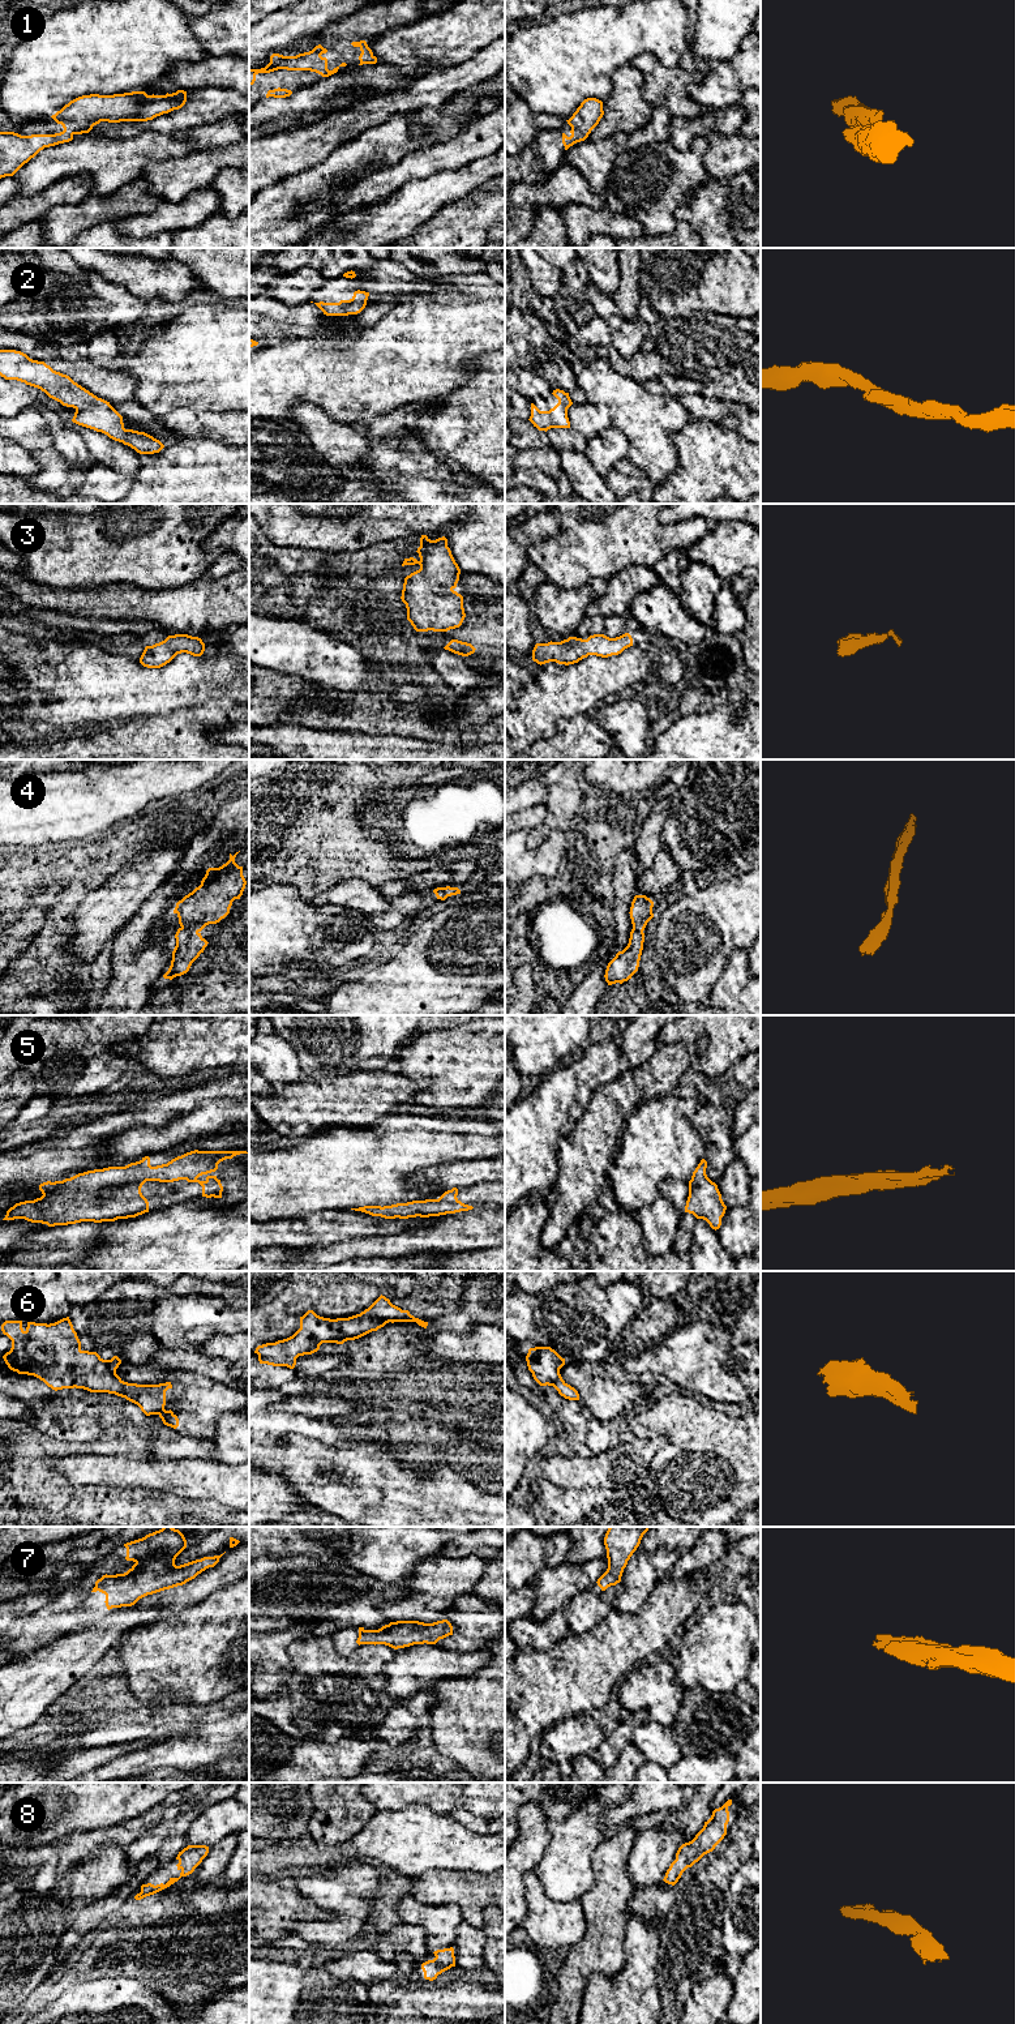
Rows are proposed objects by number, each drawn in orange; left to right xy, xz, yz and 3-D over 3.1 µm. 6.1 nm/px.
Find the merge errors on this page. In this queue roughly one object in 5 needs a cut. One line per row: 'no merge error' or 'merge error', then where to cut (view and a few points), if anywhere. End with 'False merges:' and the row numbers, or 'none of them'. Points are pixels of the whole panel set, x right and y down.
1: no merge error; no cut
2: no merge error; no cut
3: no merge error; no cut
4: no merge error; no cut
5: no merge error; no cut
6: no merge error; no cut
7: no merge error; no cut
8: no merge error; no cut
False merges: none of them

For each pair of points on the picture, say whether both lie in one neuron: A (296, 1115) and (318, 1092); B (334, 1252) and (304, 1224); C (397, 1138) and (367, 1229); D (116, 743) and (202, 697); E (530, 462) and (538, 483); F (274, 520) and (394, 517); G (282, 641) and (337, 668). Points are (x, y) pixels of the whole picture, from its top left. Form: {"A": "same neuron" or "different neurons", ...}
{"A": "same neuron", "B": "different neurons", "C": "different neurons", "D": "different neurons", "E": "different neurons", "F": "same neuron", "G": "same neuron"}

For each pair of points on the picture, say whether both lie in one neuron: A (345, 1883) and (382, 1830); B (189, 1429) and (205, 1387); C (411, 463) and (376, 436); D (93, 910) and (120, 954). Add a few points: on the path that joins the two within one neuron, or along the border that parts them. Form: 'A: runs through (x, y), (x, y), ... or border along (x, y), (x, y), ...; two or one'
A: border along (358, 1860), (328, 1868); two
B: runs through (189, 1419), (189, 1415), (205, 1398); one
C: runs through (401, 463), (394, 463), (377, 446); one
D: border along (121, 929), (115, 936); two

